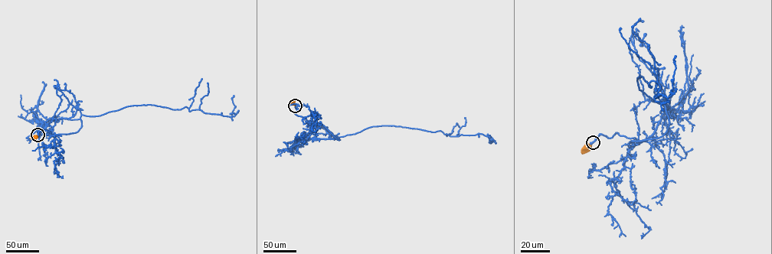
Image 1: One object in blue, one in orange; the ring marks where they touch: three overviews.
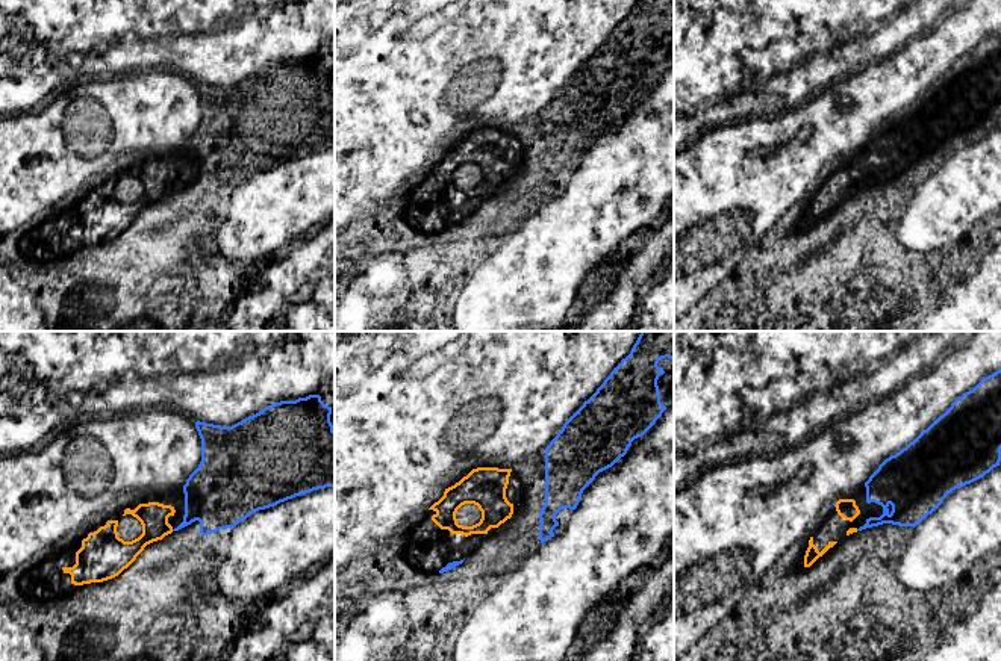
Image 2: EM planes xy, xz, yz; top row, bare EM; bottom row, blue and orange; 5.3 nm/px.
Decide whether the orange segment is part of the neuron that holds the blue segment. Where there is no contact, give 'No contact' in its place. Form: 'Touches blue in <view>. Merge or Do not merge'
No contact. Merge

